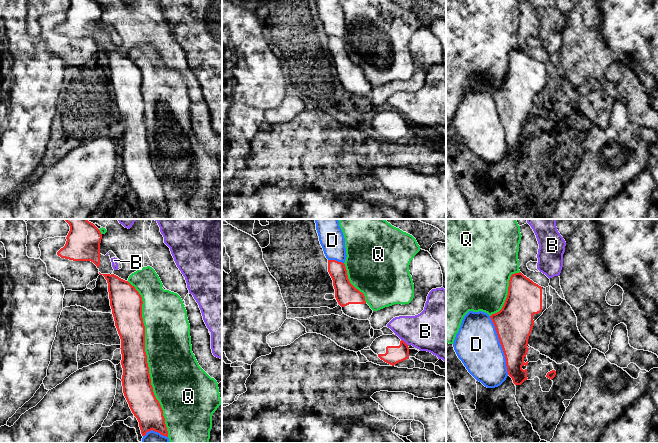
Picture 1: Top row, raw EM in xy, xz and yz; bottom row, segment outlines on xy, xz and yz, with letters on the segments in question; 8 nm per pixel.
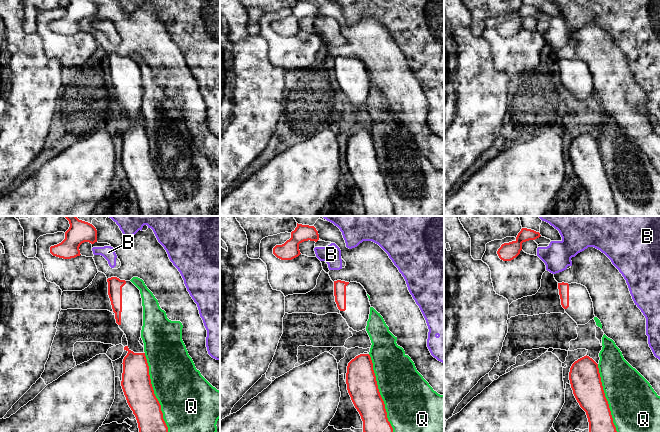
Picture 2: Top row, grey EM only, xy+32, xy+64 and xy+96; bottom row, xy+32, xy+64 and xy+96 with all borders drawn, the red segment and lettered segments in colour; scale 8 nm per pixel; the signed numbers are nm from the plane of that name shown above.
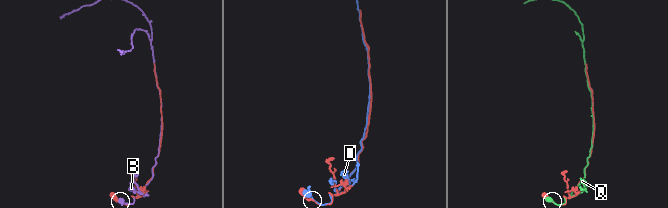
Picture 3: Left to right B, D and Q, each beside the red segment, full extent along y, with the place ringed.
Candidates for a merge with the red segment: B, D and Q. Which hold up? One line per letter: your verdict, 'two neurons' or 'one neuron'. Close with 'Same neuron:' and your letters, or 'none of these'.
B: two neurons
D: two neurons
Q: two neurons
Same neuron: none of these

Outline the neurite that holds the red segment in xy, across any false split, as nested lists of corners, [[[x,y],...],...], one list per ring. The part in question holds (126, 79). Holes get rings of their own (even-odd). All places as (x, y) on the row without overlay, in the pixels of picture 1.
[[[100,48],[99,50],[103,51],[107,56],[110,82],[115,102],[121,115],[121,141],[123,144],[121,157],[124,172],[132,189],[139,198],[142,212],[145,212],[147,208],[153,206],[168,213],[163,186],[154,171],[151,161],[147,131],[145,128],[145,102],[142,94],[142,73],[128,57],[114,50],[101,50]]]

